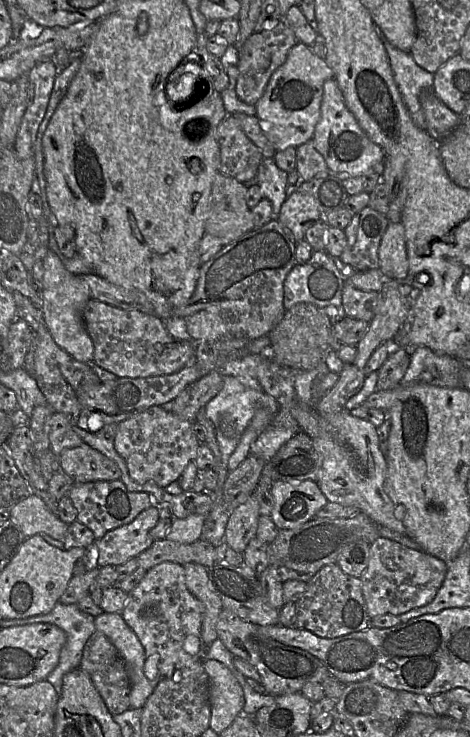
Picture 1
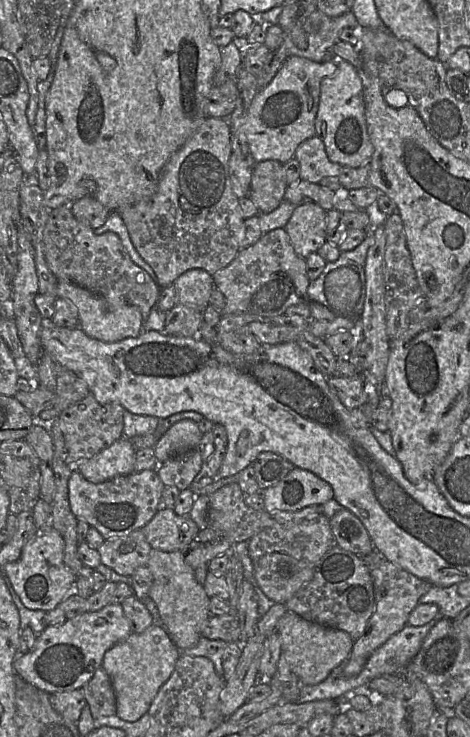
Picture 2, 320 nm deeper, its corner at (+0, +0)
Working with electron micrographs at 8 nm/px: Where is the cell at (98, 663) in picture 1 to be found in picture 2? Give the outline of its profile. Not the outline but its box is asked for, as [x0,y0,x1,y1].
[82,667,116,719]

